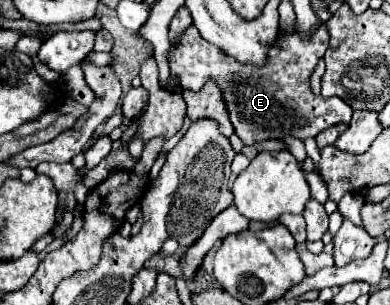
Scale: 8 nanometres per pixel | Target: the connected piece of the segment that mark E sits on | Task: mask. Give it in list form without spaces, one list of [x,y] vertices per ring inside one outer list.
[[[324,23],[306,39],[296,29],[278,35],[270,47],[266,67],[254,69],[248,63],[230,59],[222,49],[204,41],[198,29],[190,25],[180,37],[180,45],[168,57],[170,73],[178,79],[180,87],[188,91],[200,91],[208,81],[216,81],[228,107],[232,127],[244,145],[286,137],[304,141],[332,125],[350,123],[352,119],[352,109],[340,97],[324,99],[310,89],[310,75],[328,49],[328,39],[330,35]]]

